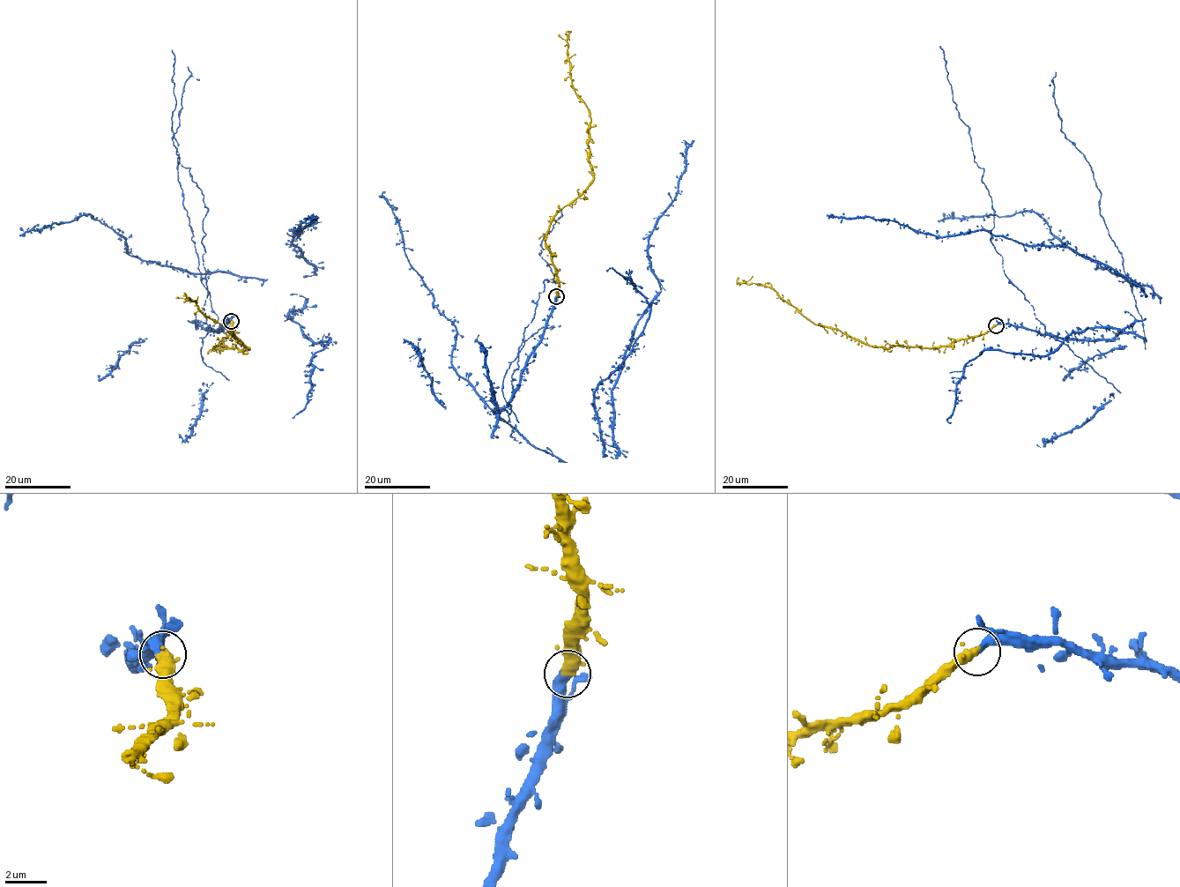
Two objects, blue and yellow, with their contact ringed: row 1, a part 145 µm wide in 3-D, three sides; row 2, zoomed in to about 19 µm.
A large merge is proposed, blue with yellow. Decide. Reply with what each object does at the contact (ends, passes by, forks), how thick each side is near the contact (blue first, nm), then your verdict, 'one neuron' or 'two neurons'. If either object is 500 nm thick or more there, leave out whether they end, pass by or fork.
blue ends there; yellow ends there; 400 nm thick on the blue side, 480 nm on the other; one neuron

